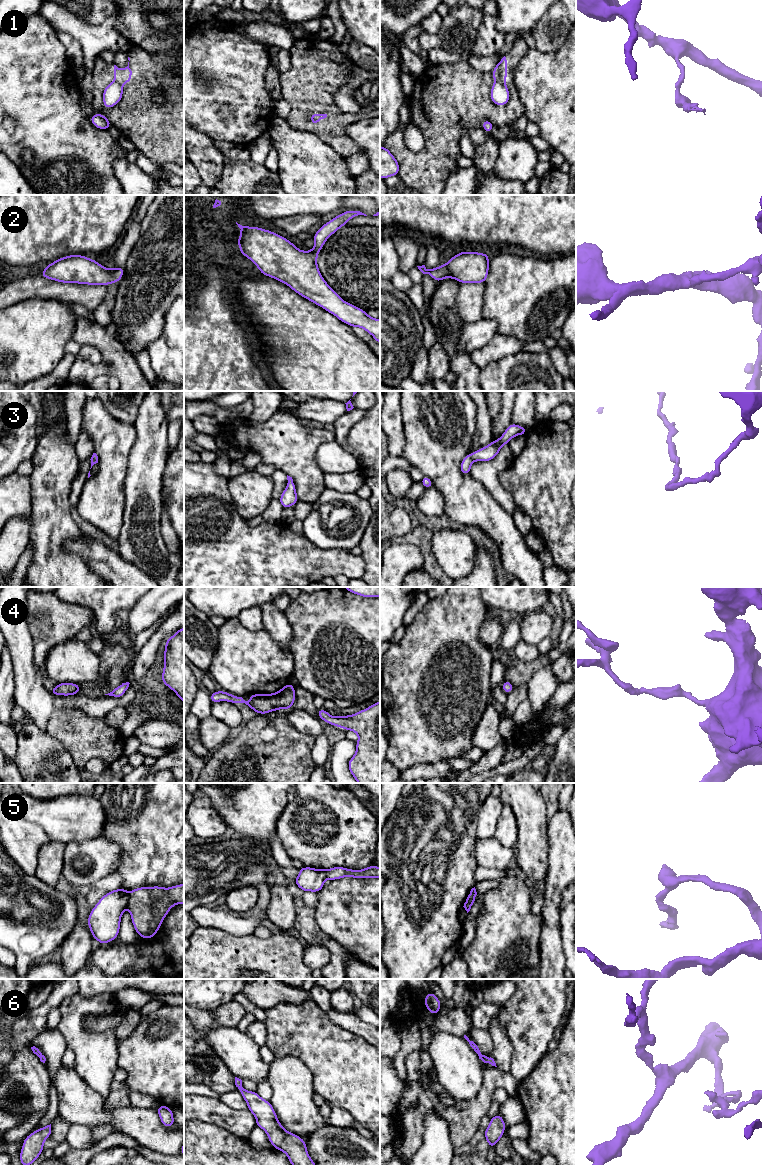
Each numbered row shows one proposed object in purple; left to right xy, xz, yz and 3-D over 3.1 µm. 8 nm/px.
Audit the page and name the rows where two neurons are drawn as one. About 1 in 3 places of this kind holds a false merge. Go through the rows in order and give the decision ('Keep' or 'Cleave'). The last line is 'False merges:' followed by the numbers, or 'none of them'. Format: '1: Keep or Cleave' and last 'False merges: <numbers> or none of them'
1: Cleave
2: Keep
3: Keep
4: Keep
5: Cleave
6: Keep
False merges: 1, 5

